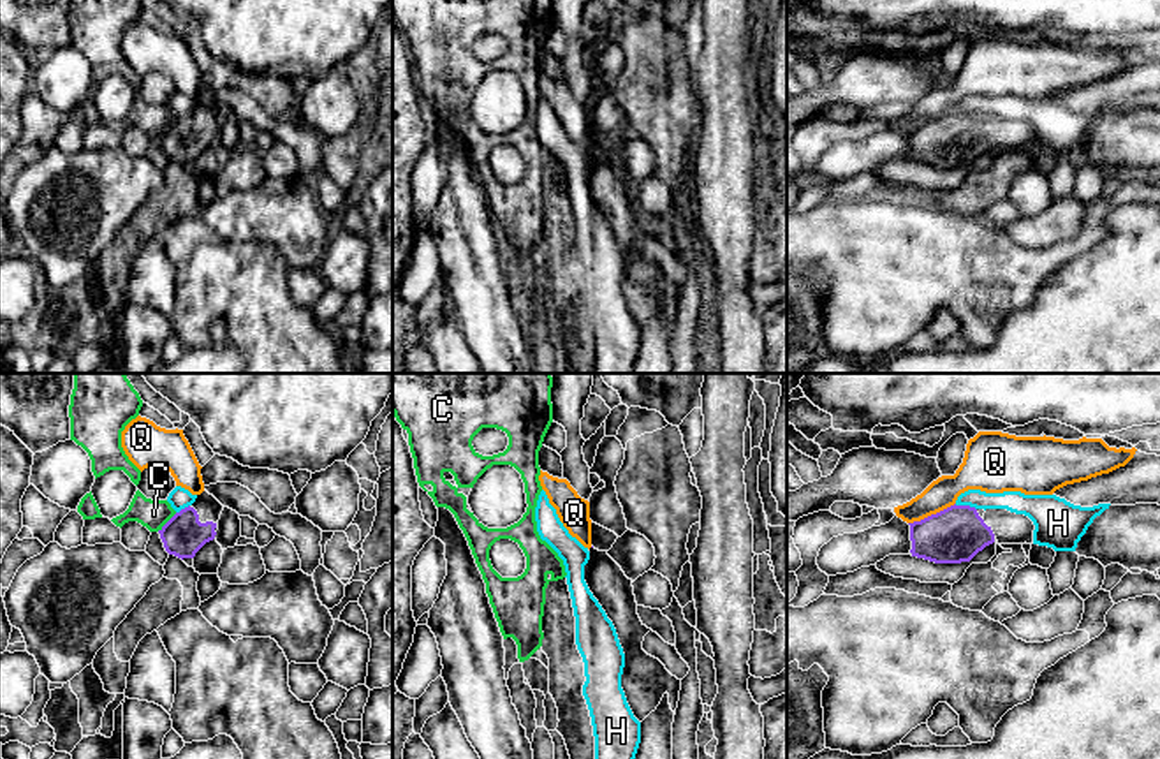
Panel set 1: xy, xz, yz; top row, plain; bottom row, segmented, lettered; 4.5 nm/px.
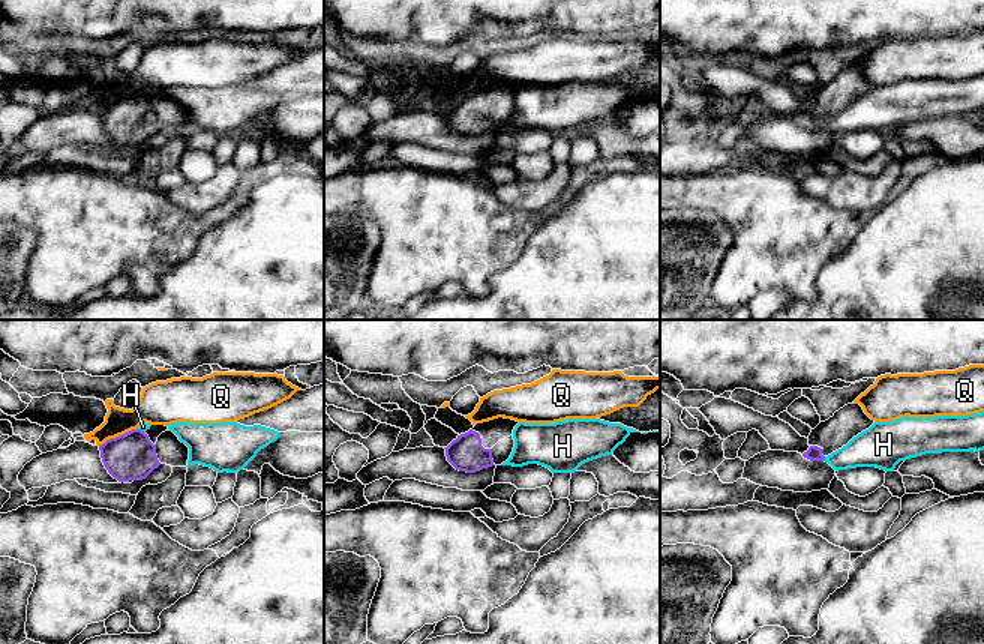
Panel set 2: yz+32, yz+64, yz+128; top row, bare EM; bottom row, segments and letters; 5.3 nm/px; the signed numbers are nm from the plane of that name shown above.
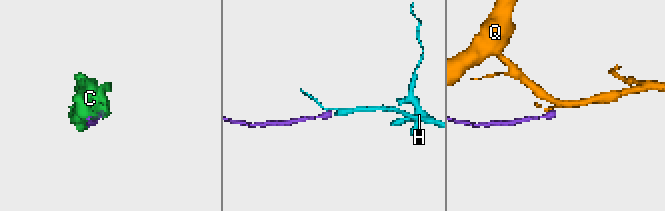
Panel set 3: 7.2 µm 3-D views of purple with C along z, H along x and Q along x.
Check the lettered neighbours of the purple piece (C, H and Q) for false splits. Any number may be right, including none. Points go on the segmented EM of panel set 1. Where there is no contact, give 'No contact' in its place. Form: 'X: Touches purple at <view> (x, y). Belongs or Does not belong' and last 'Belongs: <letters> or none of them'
C: Touches purple at xy (168, 522). Does not belong
H: Touches purple at yz (965, 506). Does not belong
Q: Touches purple at yz (932, 515). Does not belong
Belongs: none of them

